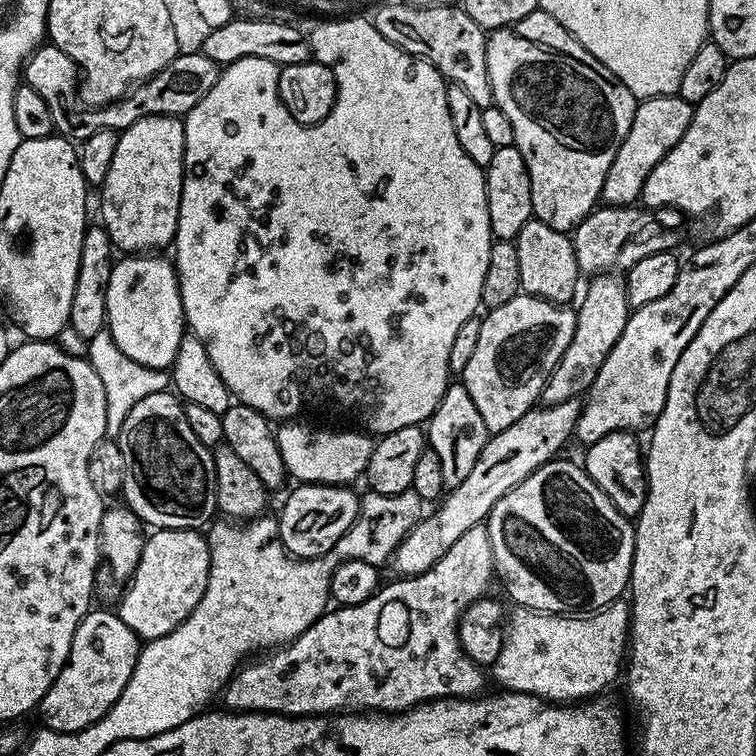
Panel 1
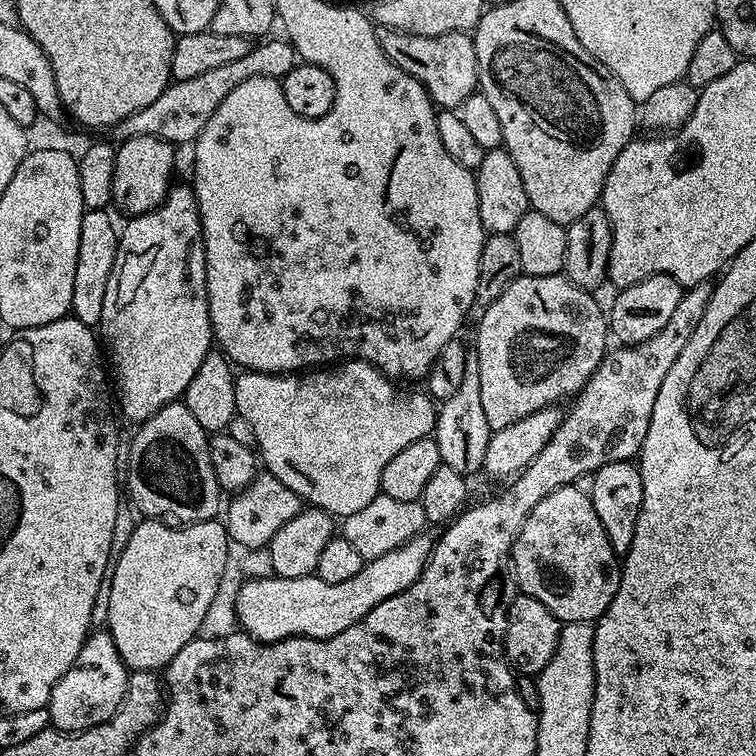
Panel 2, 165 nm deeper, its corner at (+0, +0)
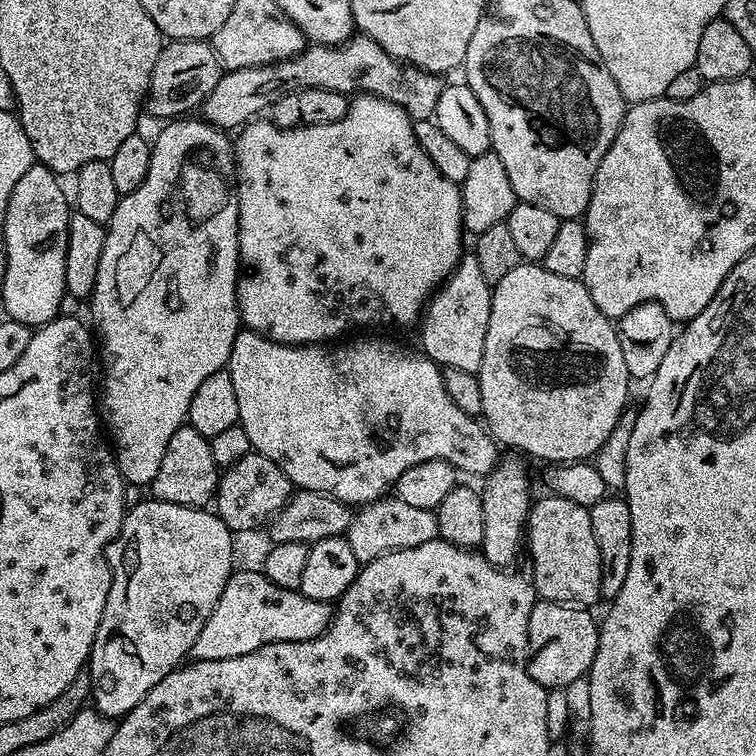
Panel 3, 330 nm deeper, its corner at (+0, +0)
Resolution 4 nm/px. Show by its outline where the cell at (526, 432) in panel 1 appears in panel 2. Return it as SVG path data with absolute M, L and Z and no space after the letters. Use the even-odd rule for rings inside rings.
M422 531L402 546L389 550L388 553L373 560L365 560L364 568L358 570L358 574L354 574L354 578L350 578L346 582L322 582L322 578L318 578L314 574L302 578L282 578L275 574L269 574L245 579L243 581L245 584L236 592L236 616L240 619L239 627L262 644L273 644L279 640L288 640L292 636L305 636L315 640L334 638L338 634L342 634L342 630L350 630L350 626L354 626L362 618L366 618L366 614L370 614L370 610L374 610L374 606L386 602L386 598L394 598L394 594L402 594L402 590L406 590L410 586L414 586L414 582L418 582L432 553L434 536L430 532Z

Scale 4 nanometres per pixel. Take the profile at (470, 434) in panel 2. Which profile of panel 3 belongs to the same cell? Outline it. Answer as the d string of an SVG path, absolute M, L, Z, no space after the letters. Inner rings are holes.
M476 255L461 256L452 275L432 293L419 321L419 347L424 355L444 368L479 373L482 350L486 350L486 326L490 326L492 290Z

